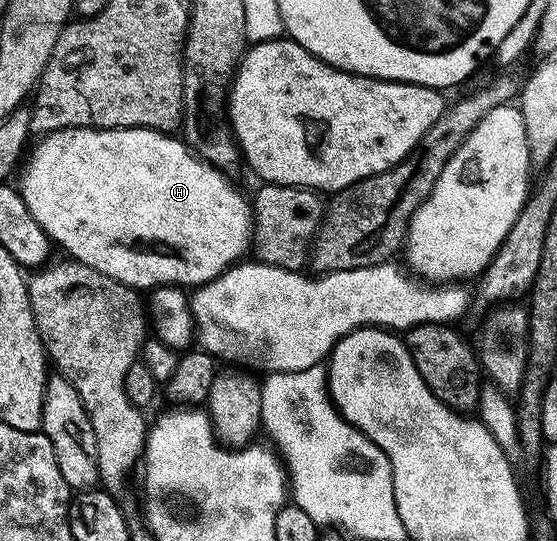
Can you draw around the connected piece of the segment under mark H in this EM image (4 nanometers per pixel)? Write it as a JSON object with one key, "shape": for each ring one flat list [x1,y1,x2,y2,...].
{"shape":[[81,126,75,130,57,130,51,134,41,135,33,143,24,165,21,167,22,186,20,193,28,212,40,224,51,243,63,246,69,257,76,262,83,262,88,268,108,276,125,286,133,286,139,292,150,292,157,286,177,286,183,288,199,288,206,283,218,278,227,269,233,266,243,257,245,250,252,246,254,232,254,216,251,203,229,182,227,175,217,166,211,166,209,162,198,157,181,137,171,136,161,130,145,130,144,128,132,128,131,130,95,130,88,126]]}

